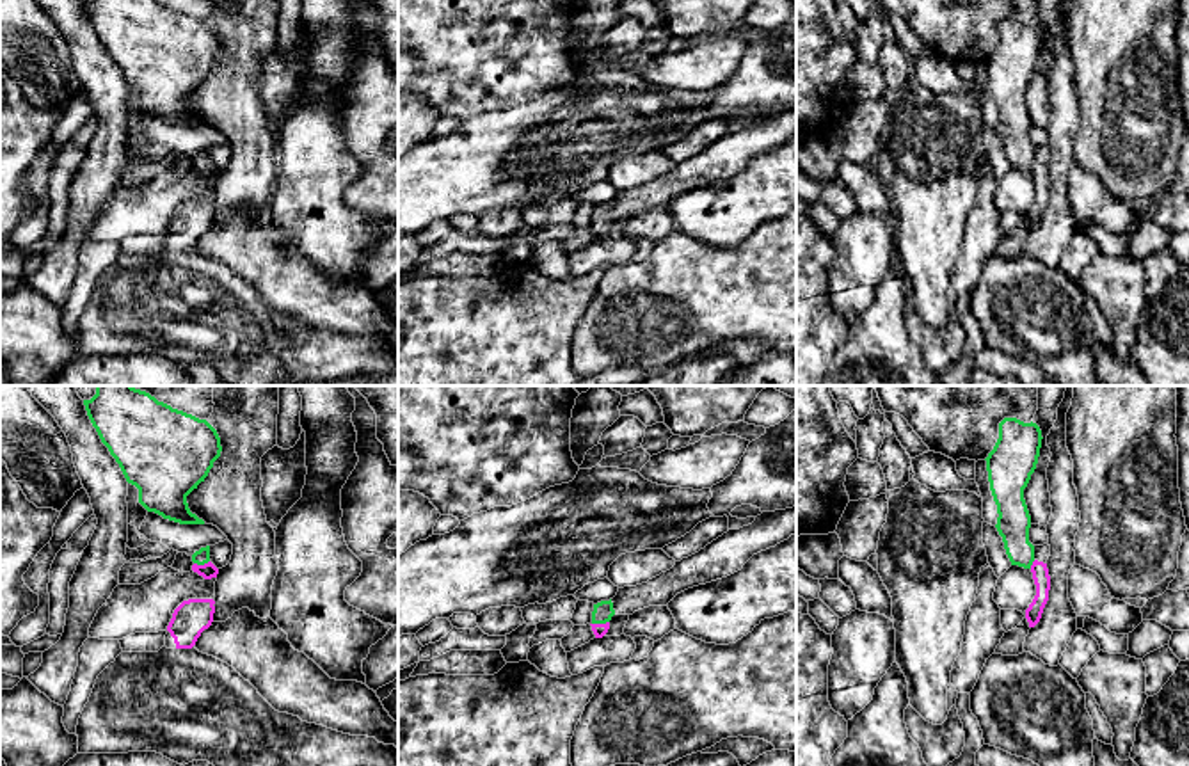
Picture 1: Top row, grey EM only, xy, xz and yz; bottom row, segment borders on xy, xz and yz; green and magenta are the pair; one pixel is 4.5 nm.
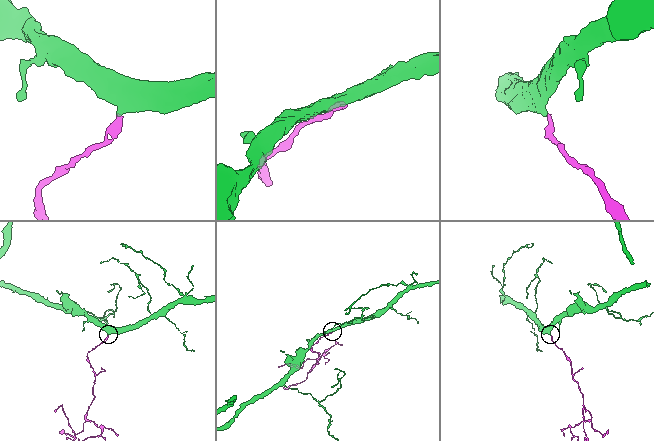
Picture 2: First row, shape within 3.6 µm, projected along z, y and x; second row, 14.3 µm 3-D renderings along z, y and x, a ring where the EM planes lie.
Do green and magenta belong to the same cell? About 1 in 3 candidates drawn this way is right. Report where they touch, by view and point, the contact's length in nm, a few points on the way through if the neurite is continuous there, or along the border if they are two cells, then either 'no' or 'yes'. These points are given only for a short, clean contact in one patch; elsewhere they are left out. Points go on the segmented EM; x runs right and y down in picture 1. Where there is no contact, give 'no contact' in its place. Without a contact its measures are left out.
xz (599, 622) | 80 nm | across xz (603, 612), (599, 622), (599, 630) | yes

